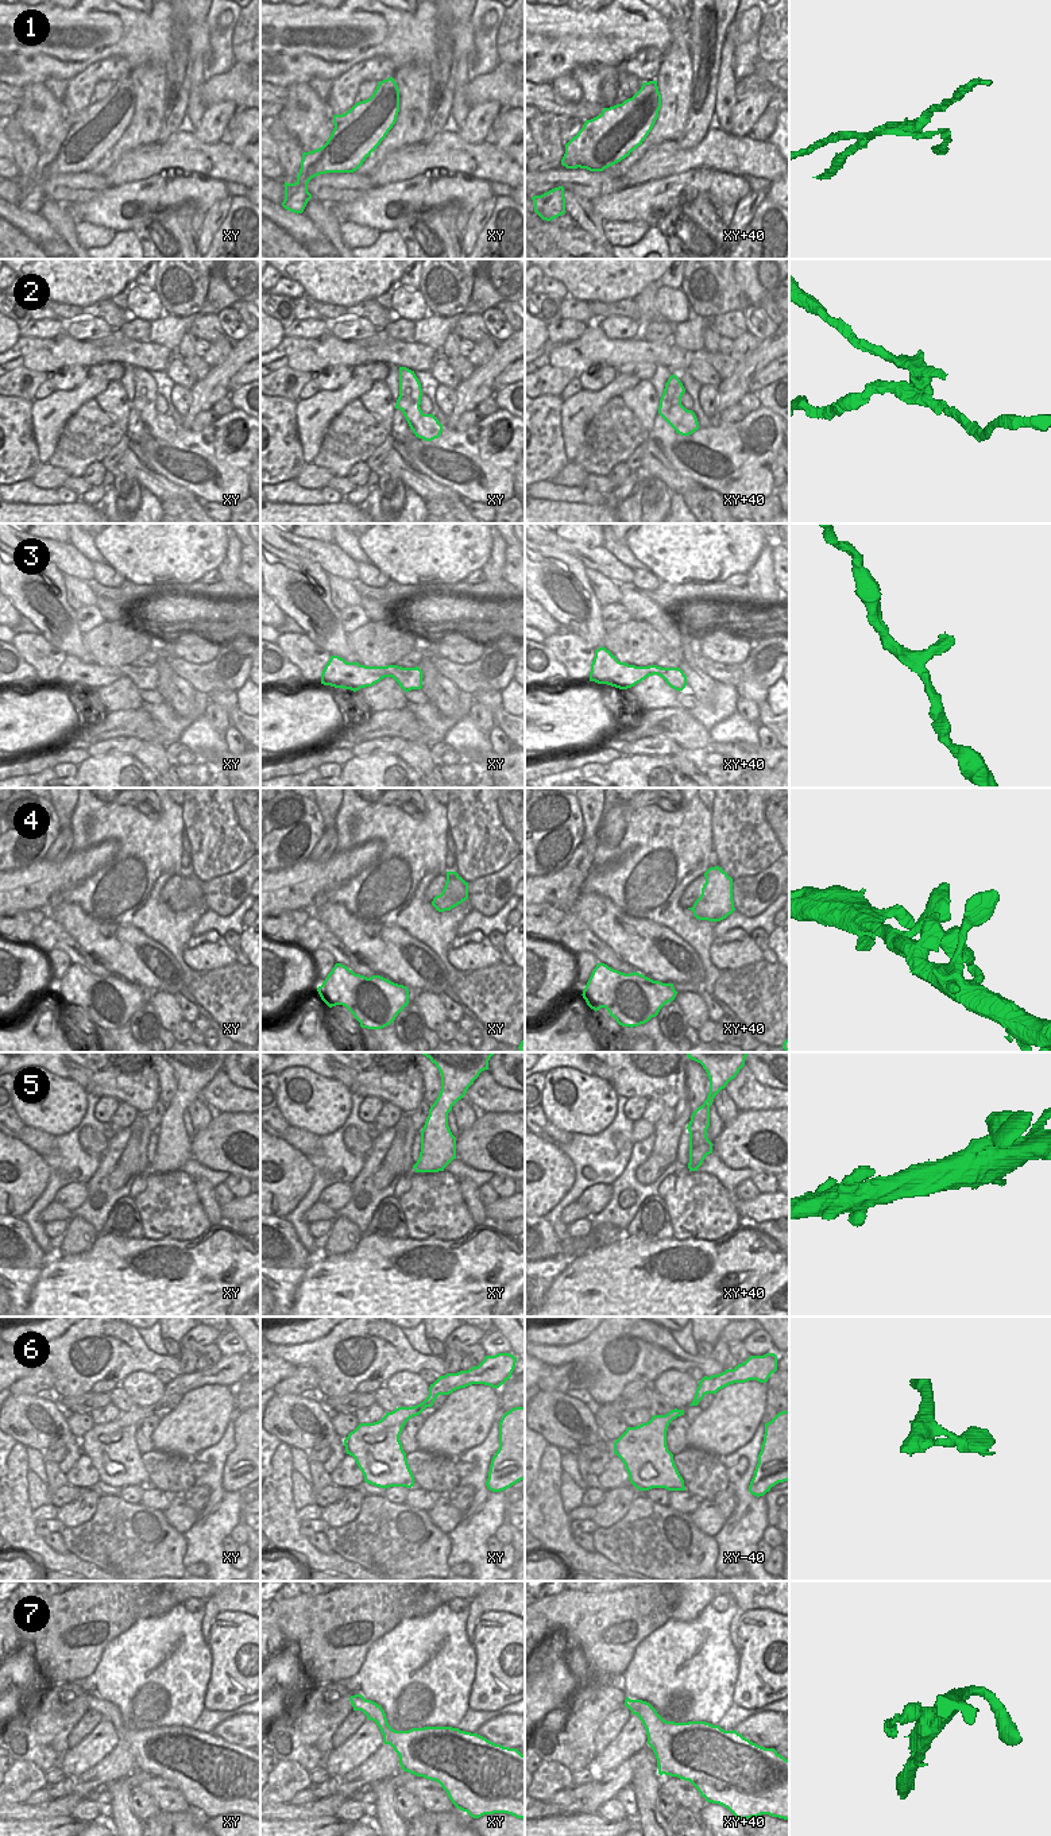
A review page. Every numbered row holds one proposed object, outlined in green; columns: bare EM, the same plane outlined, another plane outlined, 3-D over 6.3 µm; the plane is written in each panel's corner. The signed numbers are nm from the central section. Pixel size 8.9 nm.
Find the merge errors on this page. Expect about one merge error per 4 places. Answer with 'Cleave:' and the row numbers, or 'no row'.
Cleave: 1, 2

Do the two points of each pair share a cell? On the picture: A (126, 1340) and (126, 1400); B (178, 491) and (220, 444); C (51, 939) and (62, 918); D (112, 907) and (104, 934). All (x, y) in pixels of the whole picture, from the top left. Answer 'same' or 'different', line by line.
A: different
B: different
C: different
D: different

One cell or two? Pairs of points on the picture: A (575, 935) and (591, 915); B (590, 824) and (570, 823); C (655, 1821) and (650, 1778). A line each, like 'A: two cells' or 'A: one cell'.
A: two cells
B: two cells
C: one cell

